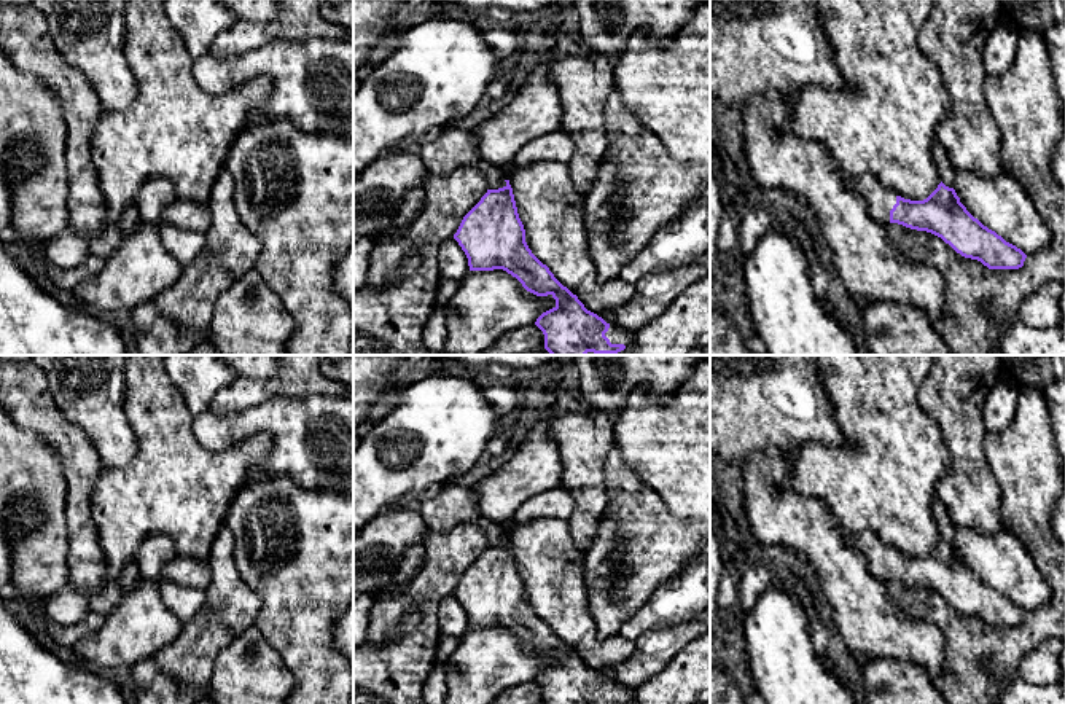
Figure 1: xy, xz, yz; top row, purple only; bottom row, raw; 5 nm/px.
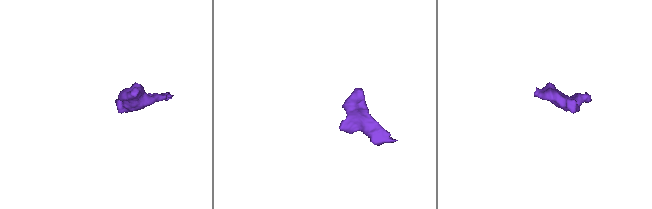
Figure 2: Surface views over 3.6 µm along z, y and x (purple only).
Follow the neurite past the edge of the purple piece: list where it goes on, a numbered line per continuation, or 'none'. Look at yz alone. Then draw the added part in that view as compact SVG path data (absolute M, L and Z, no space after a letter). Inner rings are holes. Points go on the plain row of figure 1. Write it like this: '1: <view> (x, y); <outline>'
1: yz (879, 558); M866 530L861 534L844 534L845 543L860 551L872 577L879 581L890 581L890 567L896 561L896 550L885 545L876 534Z

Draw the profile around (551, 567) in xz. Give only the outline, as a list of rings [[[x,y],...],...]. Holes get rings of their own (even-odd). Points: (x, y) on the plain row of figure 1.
[[[567,521],[516,522],[509,542],[532,610],[587,667],[613,680],[613,671],[635,651],[635,640],[599,637],[583,577],[586,553],[573,545]]]

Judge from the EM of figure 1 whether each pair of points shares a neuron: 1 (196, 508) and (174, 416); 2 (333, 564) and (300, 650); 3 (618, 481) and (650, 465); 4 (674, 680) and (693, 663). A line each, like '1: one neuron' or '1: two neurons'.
1: one neuron
2: one neuron
3: two neurons
4: one neuron

